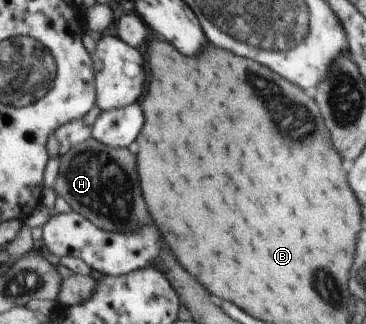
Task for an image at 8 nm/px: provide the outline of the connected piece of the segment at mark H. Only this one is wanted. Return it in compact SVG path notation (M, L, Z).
M93 137L71 147L60 157L60 167L53 190L62 196L76 213L82 214L95 226L112 233L134 233L139 226L151 224L145 200L141 196L139 176L135 168L135 156L125 148L113 148L96 141Z

